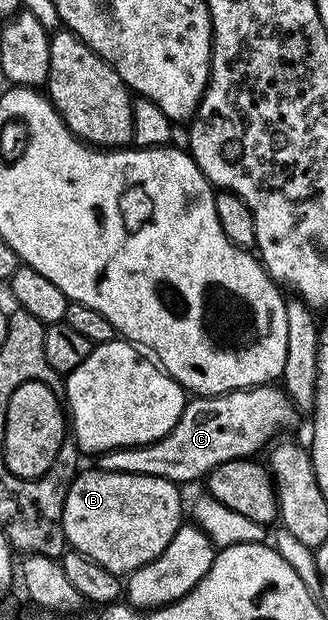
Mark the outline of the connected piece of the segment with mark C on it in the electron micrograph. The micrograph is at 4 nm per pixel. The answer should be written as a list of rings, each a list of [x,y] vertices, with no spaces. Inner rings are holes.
[[[272,382],[259,384],[257,388],[240,388],[223,396],[196,396],[185,403],[182,418],[161,440],[99,453],[98,468],[101,472],[166,478],[177,486],[185,486],[191,480],[203,481],[214,466],[256,454],[264,443],[267,445],[273,439],[275,432],[291,426],[292,414],[292,400],[283,387]]]

